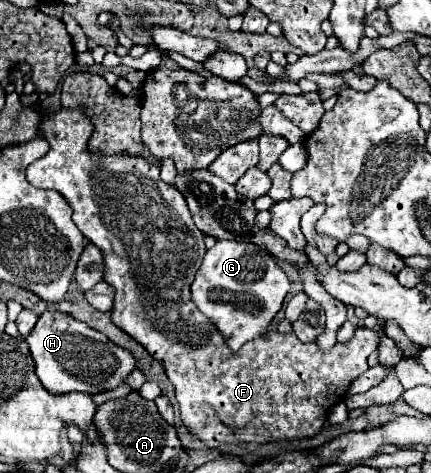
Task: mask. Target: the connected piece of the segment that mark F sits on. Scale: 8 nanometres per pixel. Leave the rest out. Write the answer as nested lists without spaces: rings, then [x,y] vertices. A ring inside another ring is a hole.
[[[37,108],[37,110],[41,110],[41,122],[39,122],[37,130],[39,130],[39,134],[49,142],[49,152],[47,152],[41,160],[33,162],[33,164],[27,168],[25,176],[27,176],[29,184],[33,184],[35,188],[57,190],[61,196],[65,196],[67,204],[73,208],[73,222],[77,224],[77,228],[81,230],[81,234],[83,234],[91,244],[95,244],[95,246],[101,250],[101,254],[103,254],[103,264],[105,264],[103,280],[105,280],[109,286],[115,288],[115,300],[113,300],[113,308],[111,308],[111,312],[109,312],[109,314],[111,314],[111,322],[113,322],[115,326],[119,326],[125,334],[129,334],[133,340],[137,340],[137,342],[151,354],[151,358],[157,360],[157,362],[165,368],[165,374],[167,374],[167,378],[171,380],[171,384],[173,384],[173,388],[175,388],[175,398],[177,398],[177,402],[179,402],[181,420],[183,420],[183,424],[187,426],[187,430],[189,430],[191,434],[195,434],[199,440],[203,440],[205,446],[211,448],[211,450],[213,450],[213,448],[219,448],[221,444],[241,444],[241,442],[245,442],[245,444],[249,446],[249,452],[253,452],[257,446],[261,446],[261,444],[265,444],[265,442],[279,442],[279,440],[285,440],[285,438],[287,438],[287,440],[295,440],[295,438],[299,440],[299,438],[313,438],[313,436],[317,436],[317,434],[323,430],[323,422],[325,422],[329,410],[331,410],[335,404],[339,404],[339,402],[345,400],[351,382],[353,382],[359,374],[363,374],[363,372],[369,368],[369,366],[367,366],[367,356],[369,356],[373,350],[377,350],[377,346],[379,346],[379,336],[381,336],[381,330],[383,330],[385,320],[377,320],[377,328],[375,328],[375,330],[367,330],[365,326],[363,326],[363,328],[357,328],[355,334],[353,334],[353,338],[351,338],[349,342],[343,342],[343,344],[337,342],[331,350],[321,350],[321,348],[317,348],[315,342],[301,342],[293,332],[281,334],[281,332],[275,330],[275,332],[271,332],[271,334],[267,332],[267,334],[257,336],[255,340],[251,340],[249,344],[245,344],[241,350],[233,352],[233,350],[225,344],[225,338],[223,338],[223,334],[215,328],[215,324],[213,324],[209,318],[205,318],[205,316],[197,310],[197,306],[193,304],[193,300],[191,300],[191,282],[193,282],[195,272],[199,270],[199,266],[201,266],[201,262],[203,262],[207,250],[205,250],[205,242],[203,242],[205,234],[195,226],[195,222],[193,222],[193,218],[191,218],[191,212],[189,212],[189,208],[187,208],[187,202],[185,202],[183,194],[181,194],[175,186],[165,184],[165,182],[159,178],[159,166],[153,164],[153,162],[149,162],[149,160],[145,160],[143,156],[129,156],[129,152],[103,154],[103,152],[89,150],[87,144],[89,144],[89,138],[91,138],[91,134],[93,134],[93,124],[91,124],[91,120],[85,116],[85,108],[57,108],[57,110],[51,110],[51,108],[45,108],[45,110],[43,110],[43,108]]]

